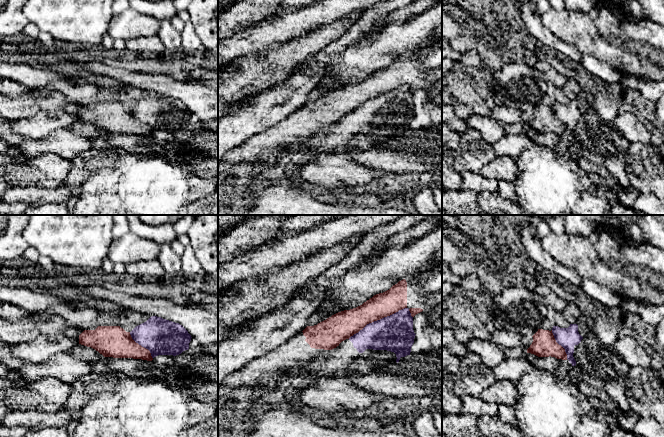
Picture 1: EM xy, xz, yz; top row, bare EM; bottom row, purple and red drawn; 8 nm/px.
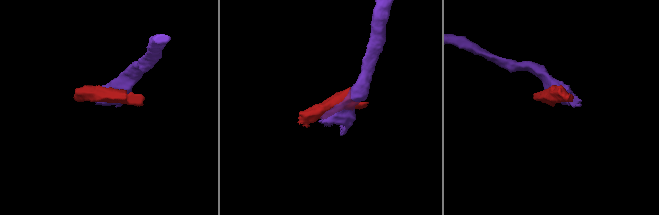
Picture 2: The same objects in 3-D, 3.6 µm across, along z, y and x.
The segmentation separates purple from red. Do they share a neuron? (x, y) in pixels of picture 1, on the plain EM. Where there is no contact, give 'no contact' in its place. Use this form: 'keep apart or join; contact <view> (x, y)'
keep apart; contact xz (377, 96)

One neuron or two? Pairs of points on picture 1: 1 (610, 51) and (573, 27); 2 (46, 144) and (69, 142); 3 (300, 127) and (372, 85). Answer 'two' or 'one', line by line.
1: one
2: one
3: one

